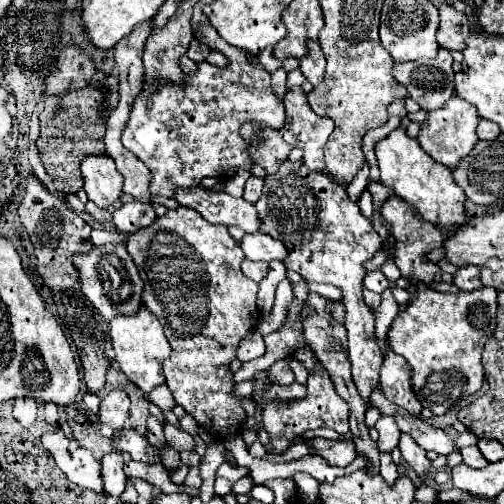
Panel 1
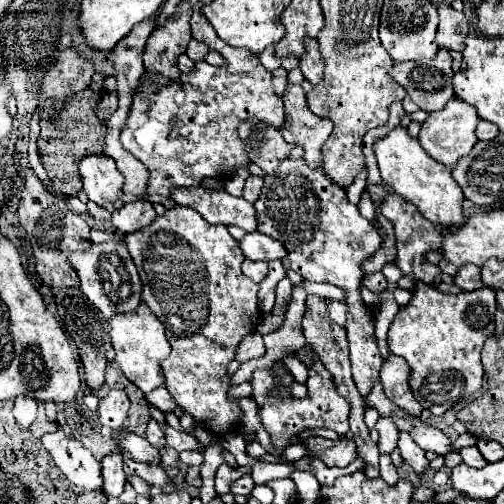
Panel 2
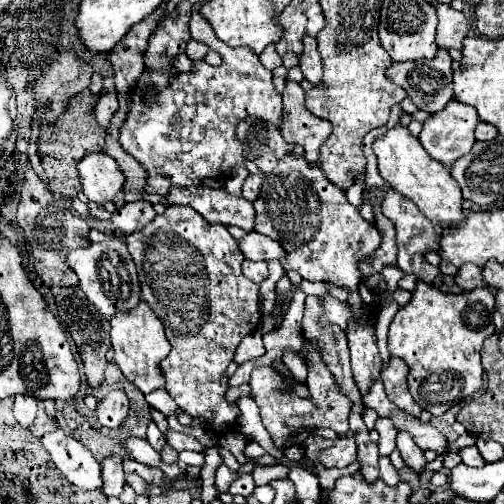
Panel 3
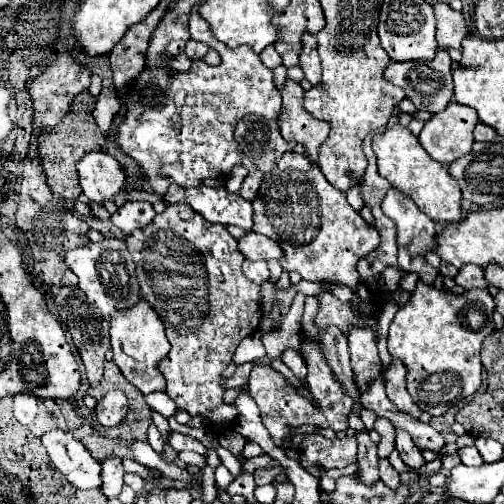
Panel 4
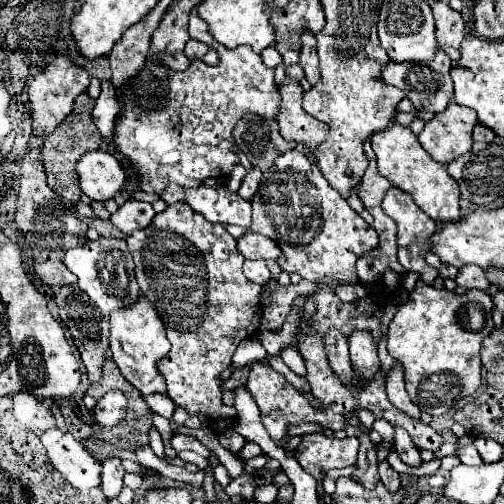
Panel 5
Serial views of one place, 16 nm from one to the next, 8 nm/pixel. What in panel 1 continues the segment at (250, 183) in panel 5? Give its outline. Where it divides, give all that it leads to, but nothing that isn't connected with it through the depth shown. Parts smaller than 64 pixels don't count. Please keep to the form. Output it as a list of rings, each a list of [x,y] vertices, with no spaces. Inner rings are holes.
[[[250,176],[248,182],[246,182],[246,188],[244,188],[244,198],[250,202],[250,204],[256,204],[262,196],[262,180],[256,178],[256,176]]]

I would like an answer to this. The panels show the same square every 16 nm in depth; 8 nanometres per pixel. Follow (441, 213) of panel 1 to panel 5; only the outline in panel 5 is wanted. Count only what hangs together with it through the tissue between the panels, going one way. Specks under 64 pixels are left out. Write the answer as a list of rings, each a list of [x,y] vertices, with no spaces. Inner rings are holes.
[[[394,124],[392,128],[386,128],[384,132],[372,136],[372,150],[378,160],[378,172],[394,188],[410,194],[412,200],[418,204],[418,208],[426,212],[434,222],[446,224],[446,222],[458,222],[462,218],[460,188],[456,180],[452,180],[446,166],[430,158],[430,154],[420,146],[418,138],[410,132],[410,128]]]

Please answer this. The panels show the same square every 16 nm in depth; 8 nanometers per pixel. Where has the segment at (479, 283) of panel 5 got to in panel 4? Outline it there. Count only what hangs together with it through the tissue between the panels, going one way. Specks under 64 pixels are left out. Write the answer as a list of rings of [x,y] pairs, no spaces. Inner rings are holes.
[[[466,264],[464,268],[460,268],[454,280],[456,280],[456,284],[462,286],[464,290],[488,288],[488,284],[486,284],[486,280],[484,280],[484,274],[482,274],[482,268],[476,266],[476,264]]]

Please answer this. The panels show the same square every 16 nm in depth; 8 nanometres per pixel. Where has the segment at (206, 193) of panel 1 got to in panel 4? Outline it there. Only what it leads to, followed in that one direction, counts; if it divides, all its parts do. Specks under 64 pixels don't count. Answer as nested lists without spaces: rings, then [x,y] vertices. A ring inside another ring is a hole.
[[[172,184],[164,200],[168,204],[190,204],[198,214],[202,214],[212,224],[236,224],[246,232],[252,230],[252,202],[242,196],[234,196],[224,188],[182,188]]]

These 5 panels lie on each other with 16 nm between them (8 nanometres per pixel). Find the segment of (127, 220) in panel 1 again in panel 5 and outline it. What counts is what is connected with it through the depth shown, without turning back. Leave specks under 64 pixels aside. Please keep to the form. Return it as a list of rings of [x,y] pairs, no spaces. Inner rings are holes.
[[[126,200],[112,216],[110,222],[122,232],[122,234],[132,234],[138,228],[146,228],[152,218],[156,216],[152,204],[148,202],[136,202],[136,200]]]

